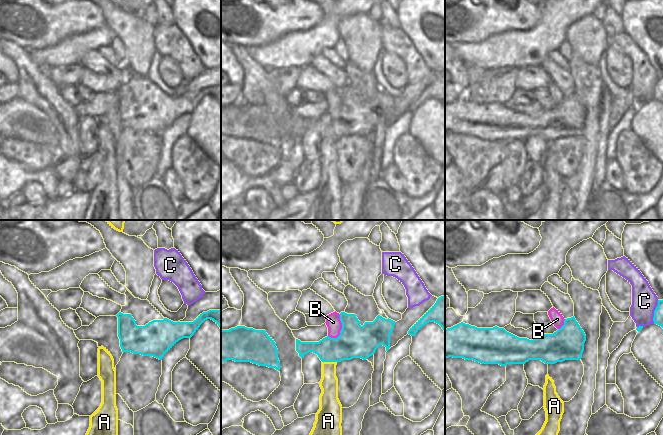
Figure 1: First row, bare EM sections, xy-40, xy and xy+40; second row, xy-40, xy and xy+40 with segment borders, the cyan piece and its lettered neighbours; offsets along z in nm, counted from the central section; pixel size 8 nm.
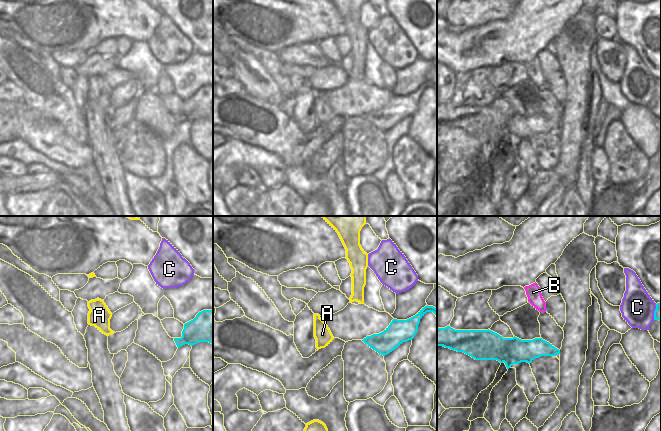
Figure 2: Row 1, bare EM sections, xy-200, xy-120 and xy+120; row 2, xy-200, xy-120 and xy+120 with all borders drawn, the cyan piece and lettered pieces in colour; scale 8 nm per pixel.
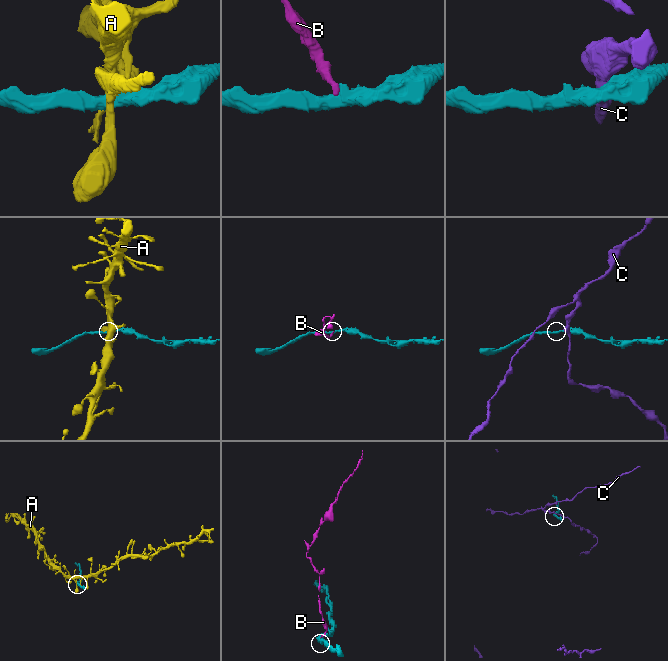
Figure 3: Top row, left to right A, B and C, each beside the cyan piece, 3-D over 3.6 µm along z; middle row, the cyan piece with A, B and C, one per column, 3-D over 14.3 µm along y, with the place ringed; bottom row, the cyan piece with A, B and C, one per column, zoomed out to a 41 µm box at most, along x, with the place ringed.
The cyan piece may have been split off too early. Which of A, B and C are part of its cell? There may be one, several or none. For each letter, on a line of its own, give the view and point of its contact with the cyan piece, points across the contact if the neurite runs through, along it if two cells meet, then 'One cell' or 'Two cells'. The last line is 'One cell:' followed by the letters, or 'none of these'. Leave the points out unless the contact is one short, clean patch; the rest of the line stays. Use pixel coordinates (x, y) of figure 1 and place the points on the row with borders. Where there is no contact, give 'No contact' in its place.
A: Touches cyan at xy (330, 361). Boundary: xy (322, 361), (337, 362). Two cells
B: Touches cyan at xy (342, 328). Boundary: xy (340, 314), (340, 333), (336, 337), (331, 338). Two cells
C: Touches cyan at xy+40 (654, 312). Boundary: xy+40 (658, 300), (653, 315), (653, 323). Two cells
One cell: none of these

